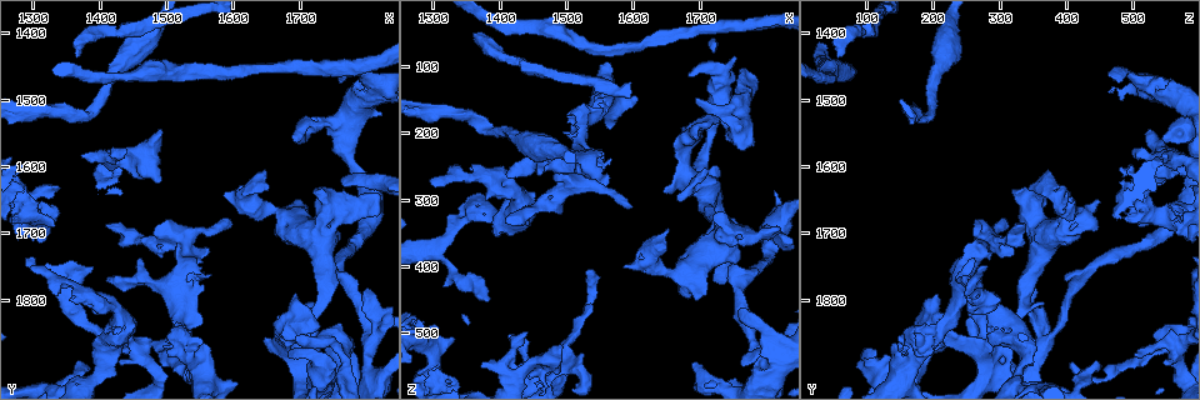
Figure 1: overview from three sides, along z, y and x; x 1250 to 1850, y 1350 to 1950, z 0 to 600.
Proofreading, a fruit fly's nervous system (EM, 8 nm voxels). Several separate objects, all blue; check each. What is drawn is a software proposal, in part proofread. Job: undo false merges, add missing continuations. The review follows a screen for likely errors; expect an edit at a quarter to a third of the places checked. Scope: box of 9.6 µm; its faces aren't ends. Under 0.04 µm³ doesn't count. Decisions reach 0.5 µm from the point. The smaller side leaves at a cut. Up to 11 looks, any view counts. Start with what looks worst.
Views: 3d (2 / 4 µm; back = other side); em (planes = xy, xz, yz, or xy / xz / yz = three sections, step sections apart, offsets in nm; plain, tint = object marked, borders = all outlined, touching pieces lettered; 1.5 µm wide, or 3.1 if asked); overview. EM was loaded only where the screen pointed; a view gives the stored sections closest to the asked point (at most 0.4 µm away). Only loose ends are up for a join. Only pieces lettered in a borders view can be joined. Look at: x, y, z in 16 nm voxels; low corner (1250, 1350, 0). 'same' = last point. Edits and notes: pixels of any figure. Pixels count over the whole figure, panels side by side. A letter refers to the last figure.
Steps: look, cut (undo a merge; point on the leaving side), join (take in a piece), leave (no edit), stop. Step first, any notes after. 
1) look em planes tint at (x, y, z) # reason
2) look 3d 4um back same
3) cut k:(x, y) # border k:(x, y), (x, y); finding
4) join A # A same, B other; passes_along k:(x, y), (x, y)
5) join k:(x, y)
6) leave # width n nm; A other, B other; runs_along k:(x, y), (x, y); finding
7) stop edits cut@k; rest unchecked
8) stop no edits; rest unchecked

look 3d 2um at (1375, 1580, 555) # an open end

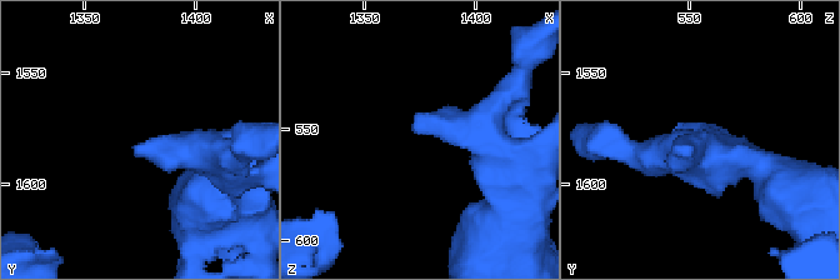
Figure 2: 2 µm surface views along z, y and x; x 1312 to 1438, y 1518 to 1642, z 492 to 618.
look em planes borders at (1372, 1586, 551)

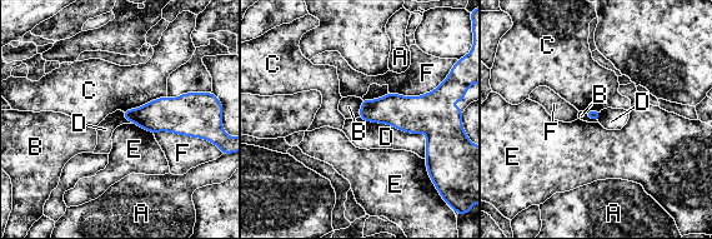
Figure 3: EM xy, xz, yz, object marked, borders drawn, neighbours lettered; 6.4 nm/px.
leave # A other, B other, C other, D other, E other, F other; border 3:(359, 116), (422, 133), (425, 158); none of them fits

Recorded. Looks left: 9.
look 3d 4um at (1515, 1850, 555) # sharp bend

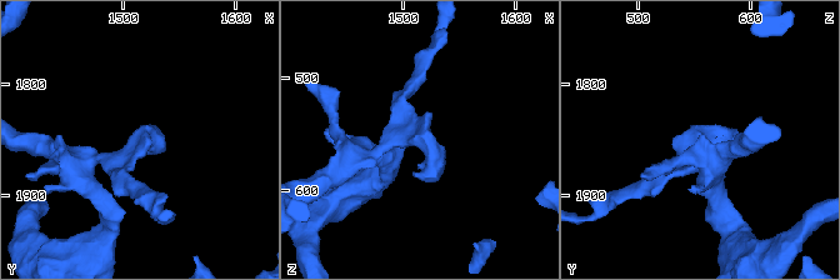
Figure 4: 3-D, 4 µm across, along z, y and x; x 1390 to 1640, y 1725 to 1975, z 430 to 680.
look em planes borders at (1512, 1852, 554) # need the tissue

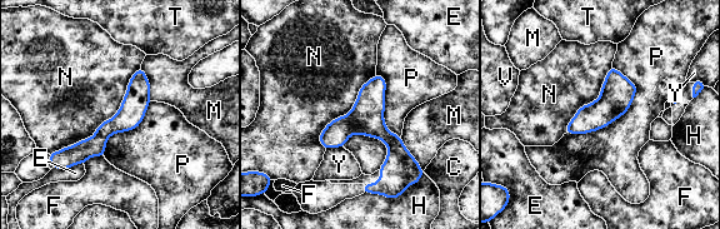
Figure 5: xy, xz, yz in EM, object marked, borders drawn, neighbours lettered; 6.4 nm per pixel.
leave # C other, E other, F other, H other, M other, N other, P other, T other, V other, Y other; one neuron here

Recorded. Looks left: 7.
look 3d 4um at (1330, 1695, 510) # branch stops here

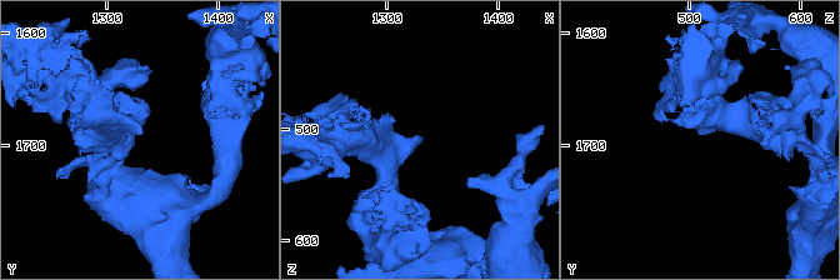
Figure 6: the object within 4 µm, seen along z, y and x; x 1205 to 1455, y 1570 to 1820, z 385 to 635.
look em planes borders at (1330, 1692, 512)

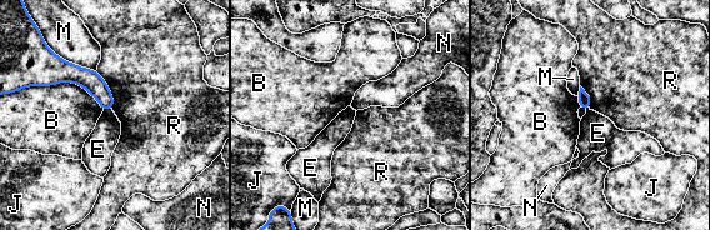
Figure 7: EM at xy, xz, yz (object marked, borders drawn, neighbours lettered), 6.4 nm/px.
leave # B other, E other, J other, M other, N other, R other; border 7:(104, 109), (111, 110); none of them fits

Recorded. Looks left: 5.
look 3d 4um at (1490, 1730, 320) # stops while still wide

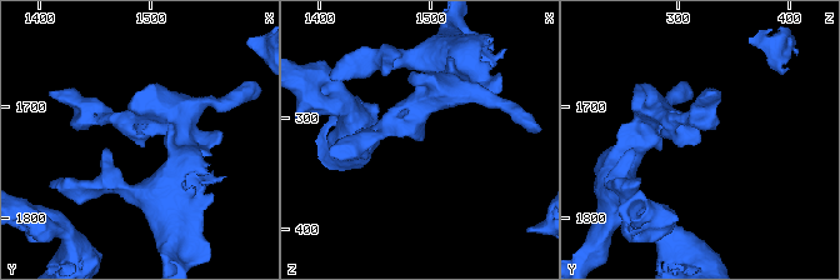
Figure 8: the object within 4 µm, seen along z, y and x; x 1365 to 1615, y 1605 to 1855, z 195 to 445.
look em planes borders at (1492, 1734, 318)

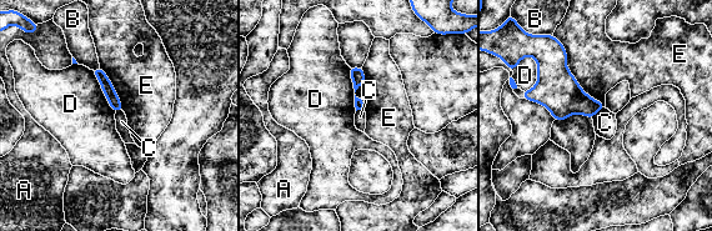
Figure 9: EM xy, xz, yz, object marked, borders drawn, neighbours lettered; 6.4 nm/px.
leave # A other, B other, C other, D other, E other; no lettered piece goes on from it

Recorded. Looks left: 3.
stop no edits; rest unchecked

